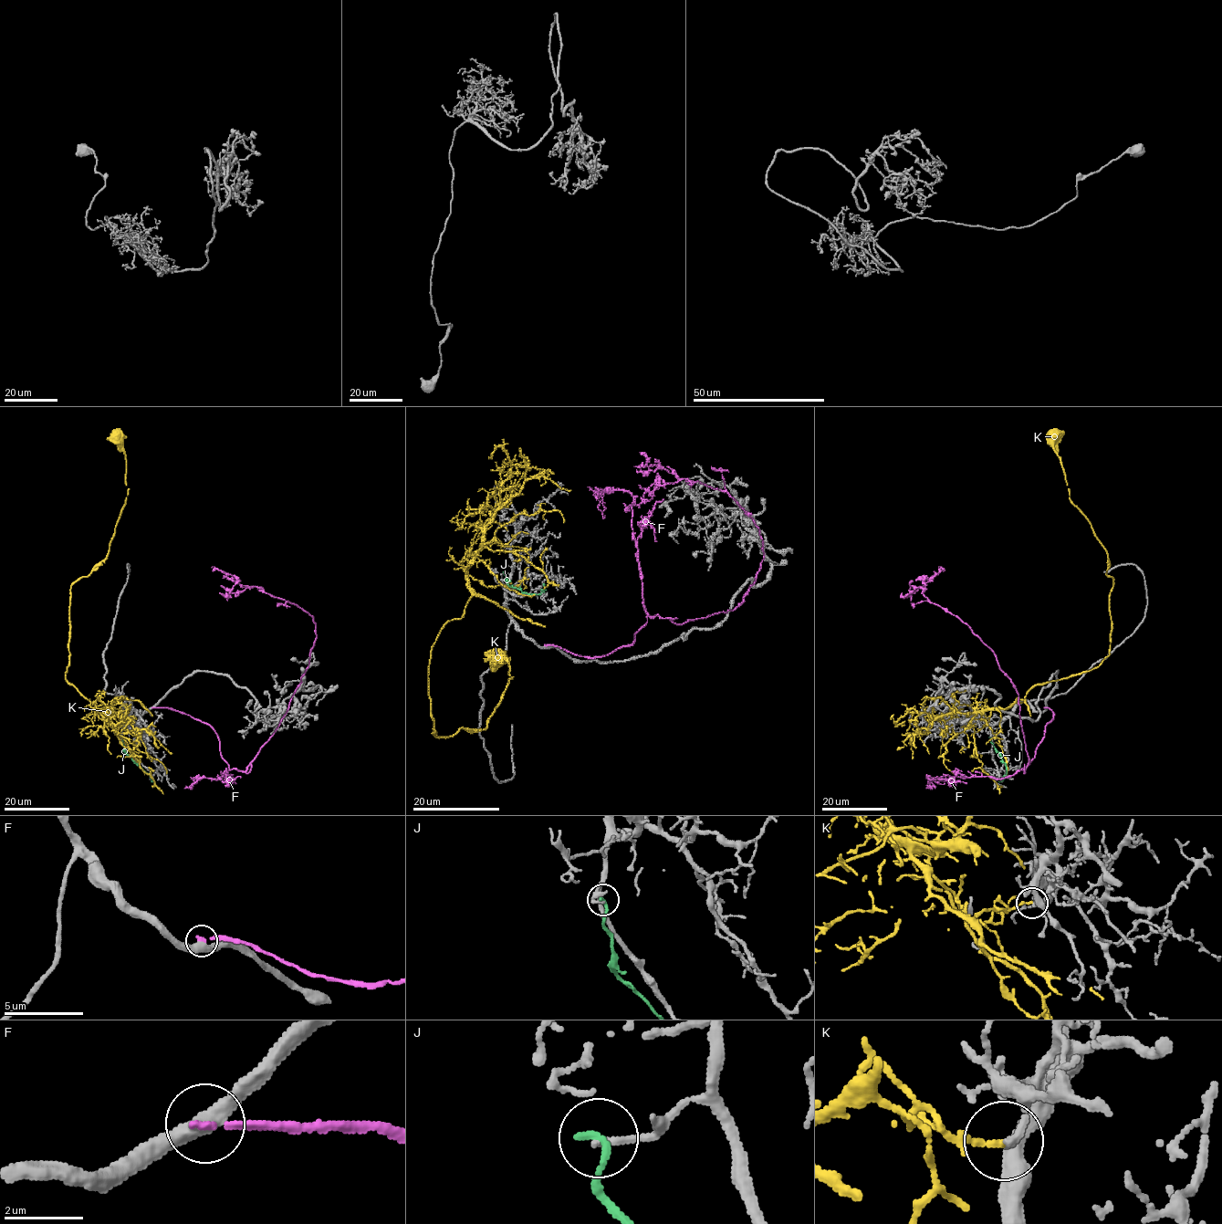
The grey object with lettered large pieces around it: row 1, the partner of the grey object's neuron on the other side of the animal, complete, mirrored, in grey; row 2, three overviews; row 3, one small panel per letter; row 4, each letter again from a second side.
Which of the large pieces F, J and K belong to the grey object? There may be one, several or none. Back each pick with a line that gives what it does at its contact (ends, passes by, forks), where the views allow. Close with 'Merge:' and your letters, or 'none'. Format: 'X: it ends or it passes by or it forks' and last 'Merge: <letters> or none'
Merge: none

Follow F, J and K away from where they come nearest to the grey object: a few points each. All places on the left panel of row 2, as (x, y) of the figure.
F: (152, 707), (209, 725), (230, 768), (245, 771), (278, 725), (308, 667), (313, 619), (211, 567)
J: (121, 737), (123, 751), (148, 773), (151, 781)
K: (126, 724), (112, 728), (65, 678), (71, 586), (106, 557), (128, 496), (126, 455), (113, 431)

